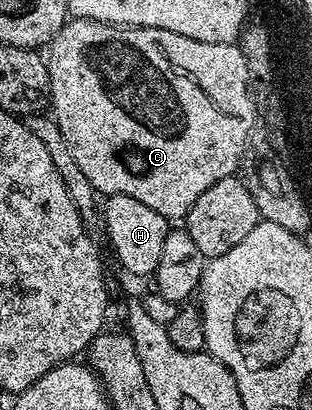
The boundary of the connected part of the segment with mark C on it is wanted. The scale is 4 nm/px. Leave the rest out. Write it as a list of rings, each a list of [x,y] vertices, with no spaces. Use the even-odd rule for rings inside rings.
[[[72,18],[64,23],[64,27],[48,43],[46,61],[50,76],[51,117],[55,118],[58,128],[62,128],[62,136],[66,136],[66,144],[70,144],[70,152],[74,155],[78,168],[82,168],[86,180],[90,180],[90,184],[94,184],[94,188],[101,195],[134,196],[134,200],[142,200],[142,204],[154,208],[154,212],[158,212],[163,218],[183,219],[194,200],[198,200],[198,196],[202,196],[206,188],[218,184],[218,180],[233,177],[241,169],[246,147],[258,126],[258,102],[254,96],[252,99],[252,90],[248,87],[248,60],[239,45],[230,42],[210,44],[202,40],[190,40],[190,36],[178,36],[178,32],[166,32],[153,26],[119,26],[113,22]]]

